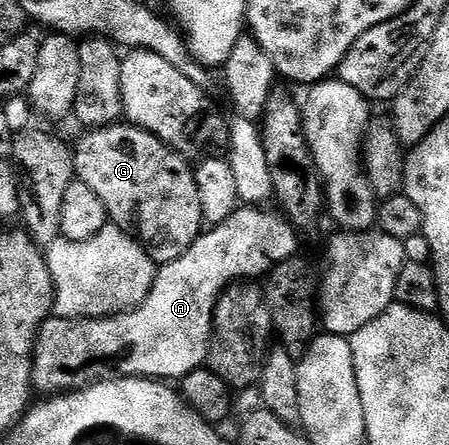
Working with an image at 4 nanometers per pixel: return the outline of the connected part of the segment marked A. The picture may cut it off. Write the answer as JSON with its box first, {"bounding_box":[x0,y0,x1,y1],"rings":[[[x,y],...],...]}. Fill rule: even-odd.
{"bounding_box":[31,205,300,397],"rings":[[[243,205],[240,206],[238,211],[233,213],[233,217],[208,226],[203,234],[197,237],[197,241],[193,241],[193,245],[189,245],[189,249],[185,249],[185,253],[181,257],[177,257],[177,261],[162,264],[156,270],[155,280],[145,297],[145,301],[140,307],[135,307],[132,311],[123,311],[120,315],[108,315],[105,319],[60,319],[58,317],[52,317],[45,320],[39,330],[39,336],[35,339],[35,360],[33,361],[33,373],[31,374],[34,390],[36,392],[44,391],[42,393],[44,396],[54,397],[68,391],[80,391],[83,387],[90,387],[92,383],[102,383],[103,380],[112,377],[134,377],[137,379],[153,379],[156,381],[182,381],[189,373],[193,373],[199,367],[204,366],[208,362],[211,354],[211,336],[215,334],[215,310],[217,309],[217,301],[223,296],[224,291],[233,283],[255,281],[260,277],[266,276],[278,263],[290,259],[292,255],[300,250],[300,236],[297,234],[295,228],[291,226],[291,222],[288,221],[286,215],[280,213],[278,210],[275,210],[276,212],[266,210],[269,209],[263,205]]]}

